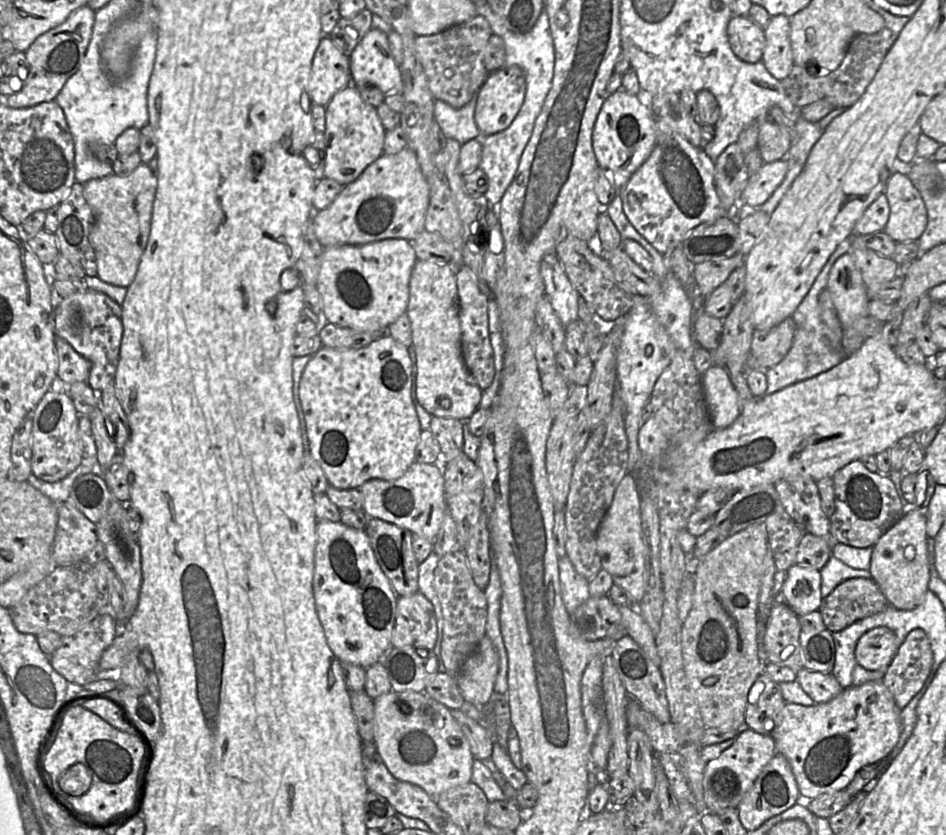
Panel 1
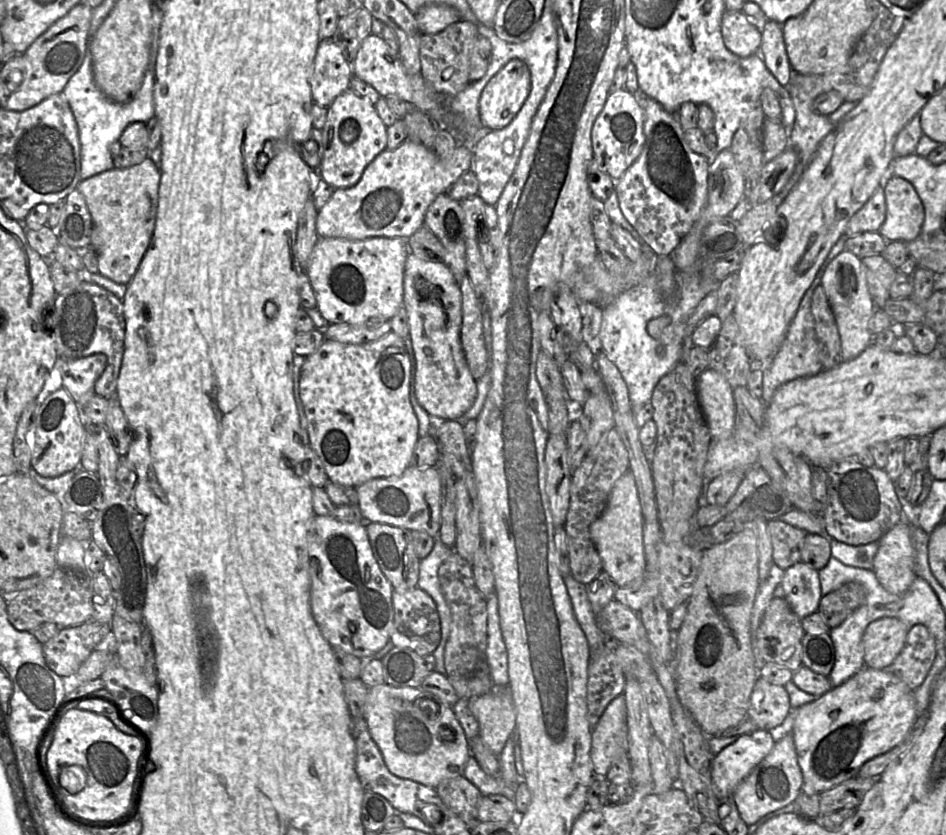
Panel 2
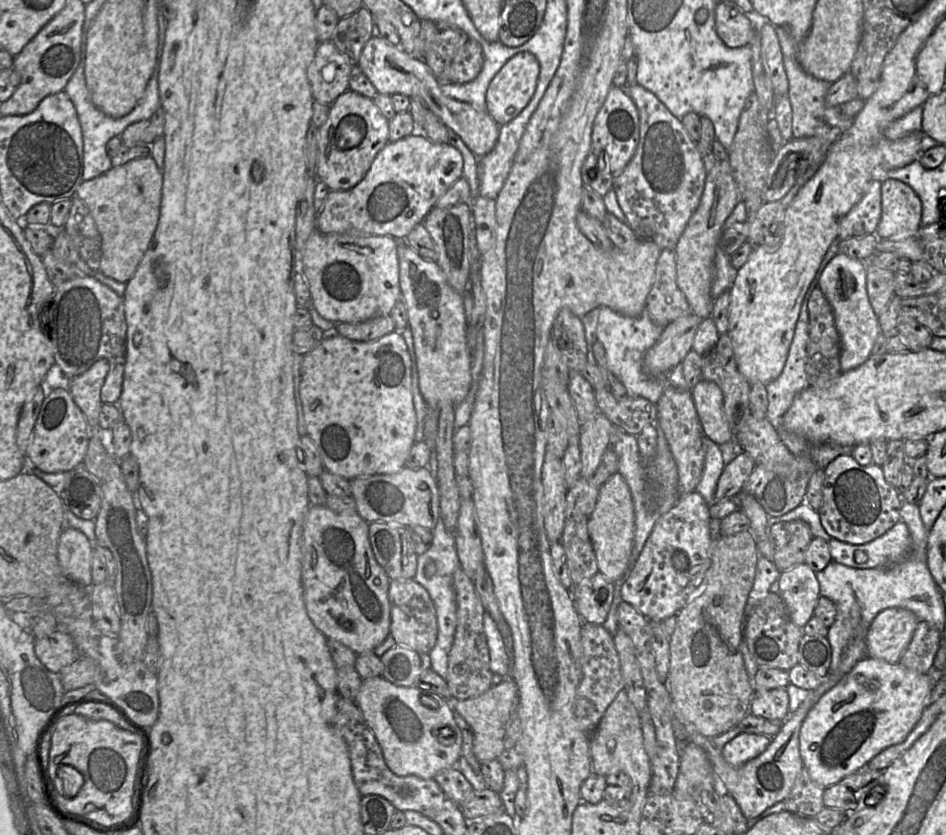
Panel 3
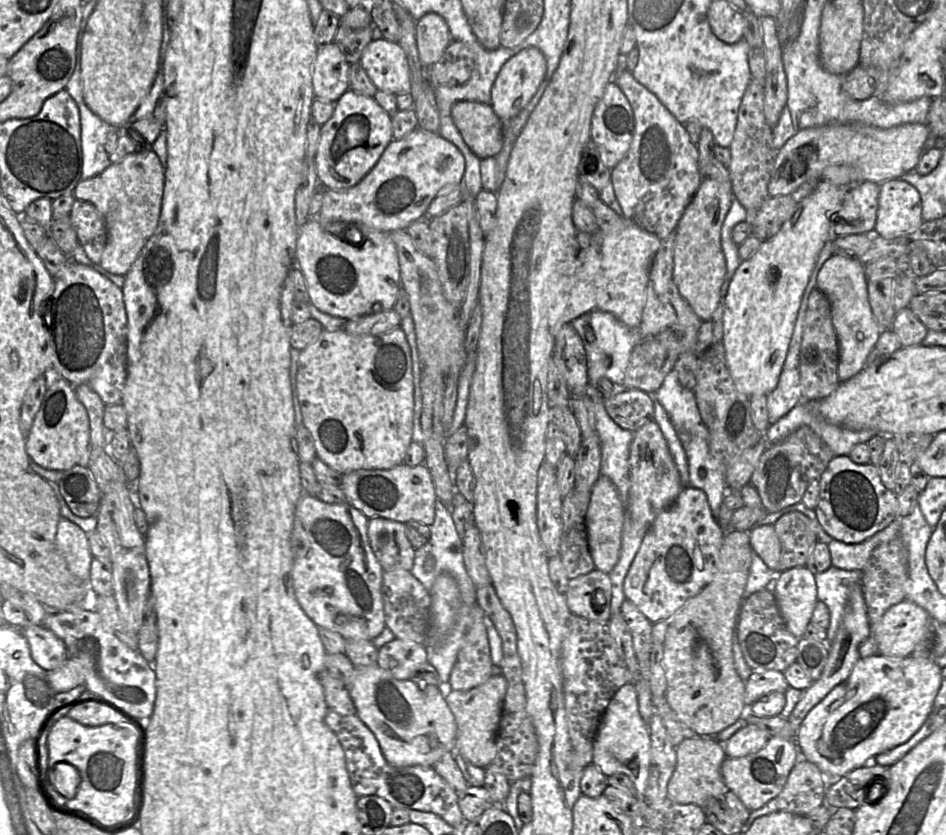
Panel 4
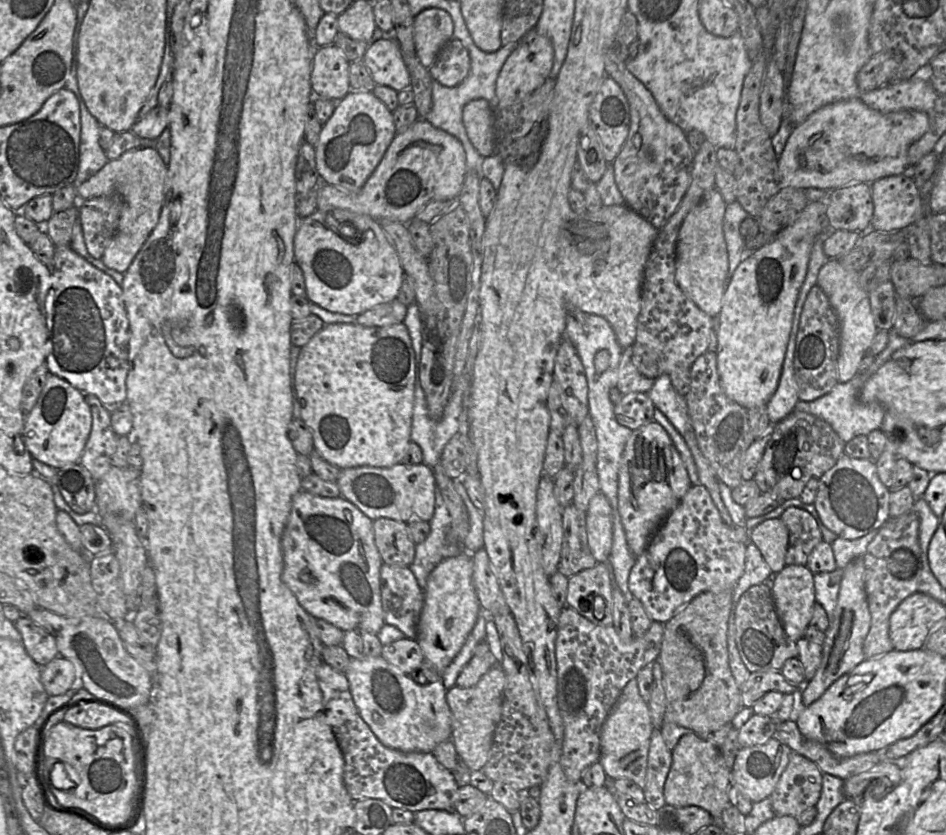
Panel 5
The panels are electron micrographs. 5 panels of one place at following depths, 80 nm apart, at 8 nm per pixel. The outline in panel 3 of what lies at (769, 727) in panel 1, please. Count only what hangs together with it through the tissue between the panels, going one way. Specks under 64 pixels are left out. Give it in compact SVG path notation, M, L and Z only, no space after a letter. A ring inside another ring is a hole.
M785 688L754 691L749 713L771 721L784 722L789 714L789 698Z

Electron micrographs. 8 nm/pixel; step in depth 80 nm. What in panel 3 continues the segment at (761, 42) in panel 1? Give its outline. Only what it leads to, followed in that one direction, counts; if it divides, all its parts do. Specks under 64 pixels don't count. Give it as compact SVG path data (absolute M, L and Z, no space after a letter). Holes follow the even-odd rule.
M719 1L715 9L716 31L729 48L751 43L757 31L757 22L733 3Z

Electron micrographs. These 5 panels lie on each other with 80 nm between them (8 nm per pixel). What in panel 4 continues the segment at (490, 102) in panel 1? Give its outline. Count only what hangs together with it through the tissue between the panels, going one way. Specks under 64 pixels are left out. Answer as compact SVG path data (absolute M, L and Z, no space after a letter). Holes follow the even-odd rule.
M535 47L525 48L505 62L491 89L491 106L503 122L511 120L527 106L542 83L546 70L546 59Z

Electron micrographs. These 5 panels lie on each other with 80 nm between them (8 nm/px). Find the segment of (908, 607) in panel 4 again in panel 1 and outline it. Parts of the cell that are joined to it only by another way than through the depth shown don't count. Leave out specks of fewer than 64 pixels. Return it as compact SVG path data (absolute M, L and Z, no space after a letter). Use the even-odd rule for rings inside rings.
M880 626L865 632L857 642L855 658L857 664L868 671L889 666L899 650L895 633Z

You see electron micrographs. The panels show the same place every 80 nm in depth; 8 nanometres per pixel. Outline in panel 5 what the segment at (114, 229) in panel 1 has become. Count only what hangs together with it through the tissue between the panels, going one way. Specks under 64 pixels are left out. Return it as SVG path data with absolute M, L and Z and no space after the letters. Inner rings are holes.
M138 147L126 151L117 159L108 160L102 169L76 188L77 196L81 201L113 193L118 194L123 199L124 207L119 219L117 232L101 258L108 268L124 274L155 228L159 221L165 199L166 176L167 166L156 149L151 147Z

